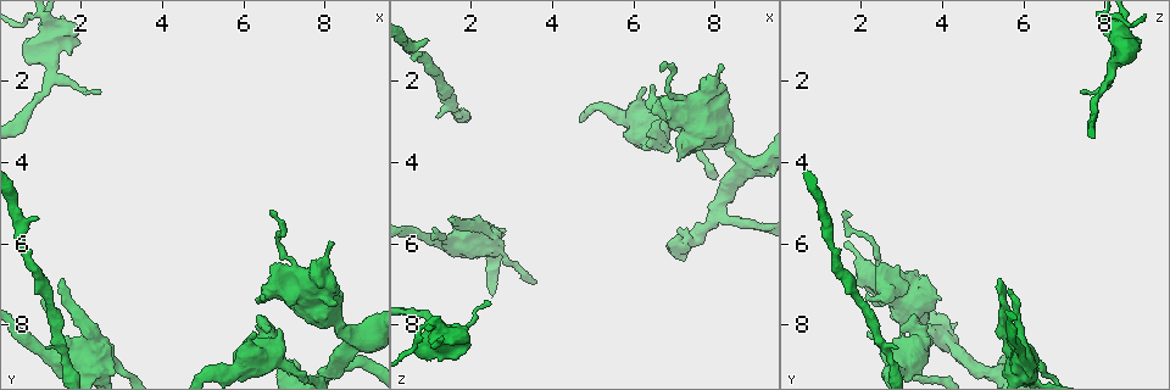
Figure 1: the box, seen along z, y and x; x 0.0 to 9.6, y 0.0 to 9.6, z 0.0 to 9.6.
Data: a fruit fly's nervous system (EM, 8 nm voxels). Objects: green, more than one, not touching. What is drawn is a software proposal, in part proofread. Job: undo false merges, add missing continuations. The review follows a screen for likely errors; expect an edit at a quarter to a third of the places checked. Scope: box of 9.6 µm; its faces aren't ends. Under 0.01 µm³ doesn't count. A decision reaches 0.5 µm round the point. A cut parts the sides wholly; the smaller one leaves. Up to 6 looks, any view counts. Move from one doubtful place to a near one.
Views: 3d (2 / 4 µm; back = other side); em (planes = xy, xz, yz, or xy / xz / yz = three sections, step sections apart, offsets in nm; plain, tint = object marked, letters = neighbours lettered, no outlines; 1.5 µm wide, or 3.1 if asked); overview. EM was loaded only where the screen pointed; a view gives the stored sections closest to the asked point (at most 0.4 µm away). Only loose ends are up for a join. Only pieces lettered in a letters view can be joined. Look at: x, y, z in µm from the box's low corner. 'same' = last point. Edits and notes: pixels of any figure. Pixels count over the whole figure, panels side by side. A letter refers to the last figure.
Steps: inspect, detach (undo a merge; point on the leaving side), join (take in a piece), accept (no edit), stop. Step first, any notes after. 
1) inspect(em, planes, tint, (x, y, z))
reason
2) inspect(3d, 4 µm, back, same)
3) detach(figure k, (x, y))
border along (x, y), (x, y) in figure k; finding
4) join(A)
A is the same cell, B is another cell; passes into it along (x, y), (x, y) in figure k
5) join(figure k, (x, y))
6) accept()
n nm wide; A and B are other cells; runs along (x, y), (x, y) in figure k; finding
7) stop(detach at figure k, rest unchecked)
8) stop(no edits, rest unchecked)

inspect(em, xz, step 4, tint, (1.55, 6.95, 5.35))
free end

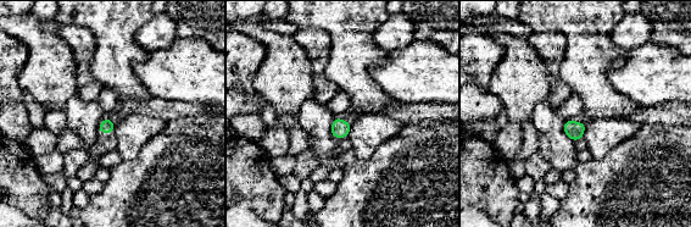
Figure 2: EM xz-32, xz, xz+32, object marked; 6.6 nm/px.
inspect(em, planes, letters, same)
another direction

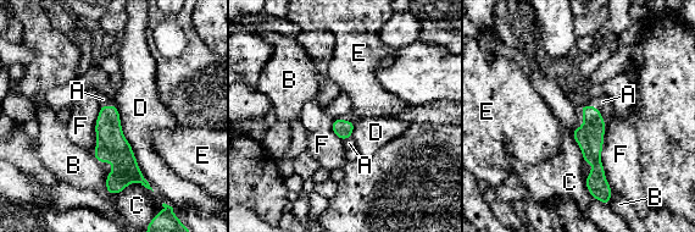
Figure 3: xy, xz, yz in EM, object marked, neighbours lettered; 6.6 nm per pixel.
join(A)
A is the same cell, B, C, D, E and F are other cells; passes into it along (589, 137), (601, 114), (602, 101) in figure 3; the cell continues

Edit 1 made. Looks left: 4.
inspect(3d, 4 µm, (1.55, 1.10, 8.90))
thick end

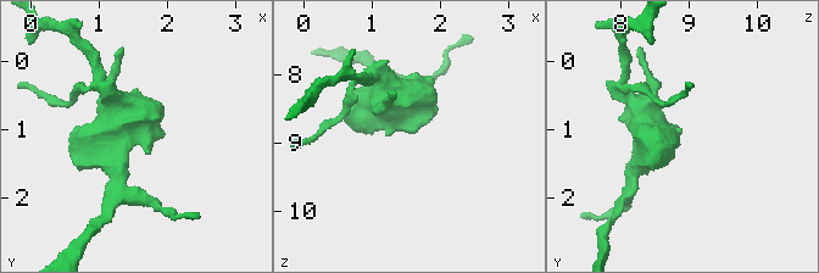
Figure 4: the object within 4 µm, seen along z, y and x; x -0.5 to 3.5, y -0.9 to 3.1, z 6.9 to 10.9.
inspect(em, yz, step 8, tint, (1.65, 1.00, 8.85))
need the tissue

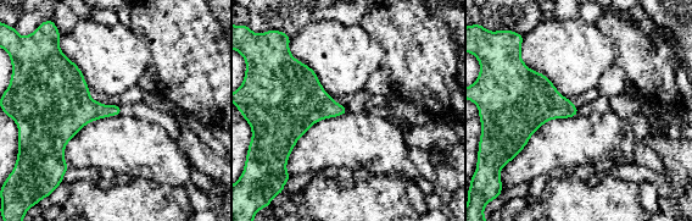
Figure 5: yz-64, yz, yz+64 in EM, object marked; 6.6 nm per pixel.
inspect(em, planes, letters, same)
another direction

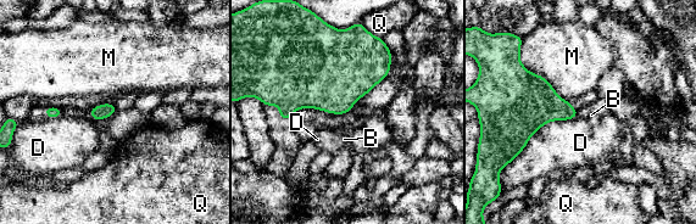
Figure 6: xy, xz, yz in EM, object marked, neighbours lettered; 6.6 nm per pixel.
accept()
D touches over 460 nm; B, D, M and Q are other cells; border along (523, 65), (541, 74), (569, 101) in figure 6; none of them fits

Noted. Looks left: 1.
stop(join at figure 3, rest unchecked)

